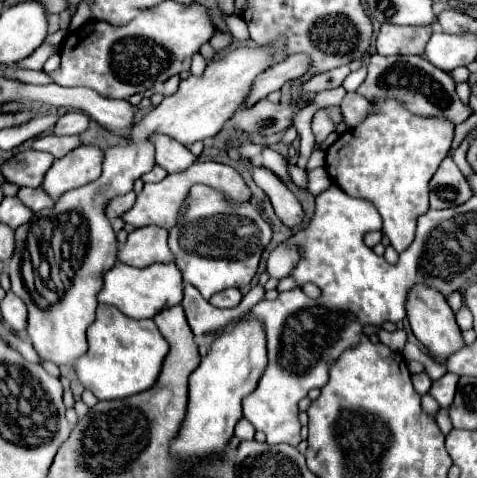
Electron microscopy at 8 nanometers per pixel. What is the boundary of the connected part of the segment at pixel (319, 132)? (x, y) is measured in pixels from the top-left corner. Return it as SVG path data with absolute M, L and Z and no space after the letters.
M318 109L314 119L311 122L311 129L315 136L315 142L321 144L334 129L332 129L332 121L328 119L326 111L324 109Z

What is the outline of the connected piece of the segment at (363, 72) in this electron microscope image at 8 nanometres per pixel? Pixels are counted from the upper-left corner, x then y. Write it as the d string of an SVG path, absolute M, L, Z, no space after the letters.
M362 67L355 72L351 72L344 80L342 86L347 92L354 92L362 84L367 75L367 68Z

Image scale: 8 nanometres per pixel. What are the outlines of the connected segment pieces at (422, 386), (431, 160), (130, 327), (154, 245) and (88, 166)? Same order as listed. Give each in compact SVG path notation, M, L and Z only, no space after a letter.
M420 373L420 375L412 375L412 385L414 385L414 389L416 389L420 395L424 395L424 393L430 389L432 381L430 381L430 377L428 377L426 373Z
M392 99L374 105L376 113L362 125L346 131L326 151L326 171L344 193L364 199L378 209L382 233L402 253L414 239L416 219L428 211L428 181L450 151L454 125L444 119L420 119L404 111L400 103L392 103Z
M100 303L96 309L96 321L88 327L88 351L76 359L74 371L84 389L92 391L100 401L124 399L128 395L146 391L156 383L162 357L168 353L168 343L160 335L152 319L136 321L122 315L116 307Z
M160 227L134 229L122 249L118 251L118 261L132 267L148 267L152 263L170 263L172 253L168 249L168 233Z
M92 145L78 147L72 155L58 159L46 171L42 189L48 191L52 199L58 199L70 189L78 189L80 185L92 183L100 177L102 167L102 151Z

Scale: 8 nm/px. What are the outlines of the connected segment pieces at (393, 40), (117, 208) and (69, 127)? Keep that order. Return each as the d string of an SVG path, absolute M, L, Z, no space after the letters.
M384 23L378 33L376 51L380 55L422 55L430 35L430 27L400 27Z
M130 191L130 193L122 195L122 197L116 197L114 201L108 203L108 207L106 207L106 217L108 217L110 221L122 217L128 209L132 209L134 201L136 201L136 193L134 193L134 191Z
M70 111L66 115L62 115L54 127L54 135L80 135L86 127L88 127L88 115L78 113L78 111Z

